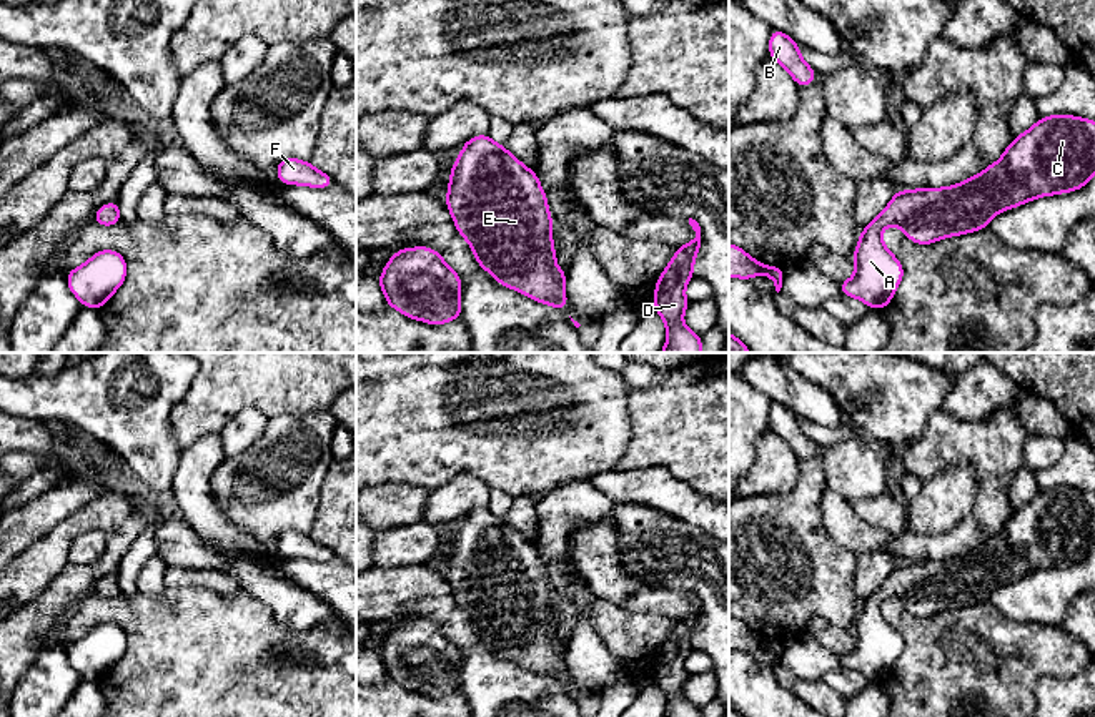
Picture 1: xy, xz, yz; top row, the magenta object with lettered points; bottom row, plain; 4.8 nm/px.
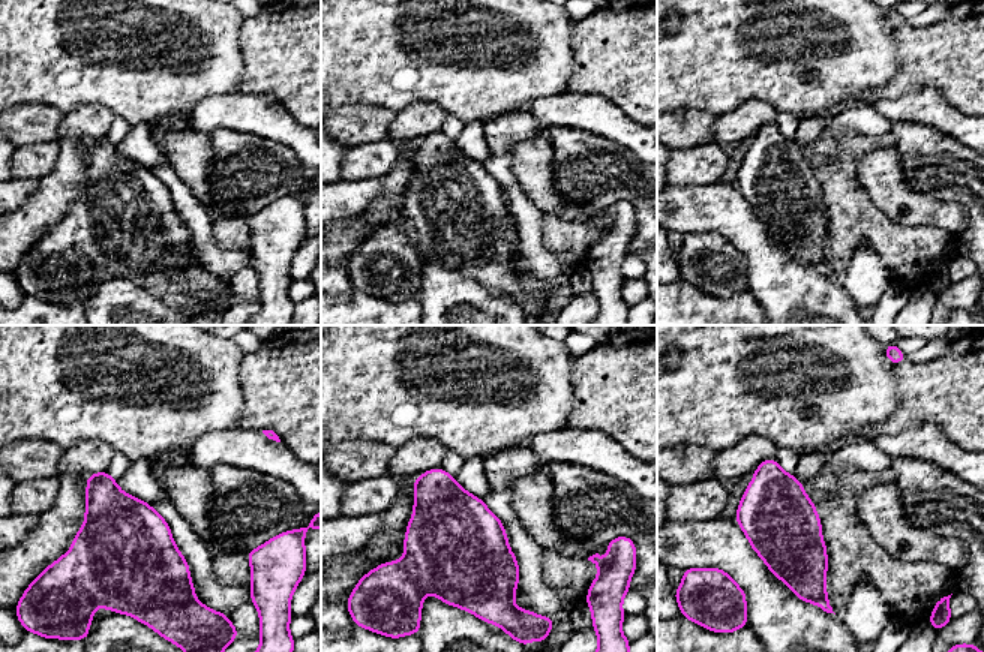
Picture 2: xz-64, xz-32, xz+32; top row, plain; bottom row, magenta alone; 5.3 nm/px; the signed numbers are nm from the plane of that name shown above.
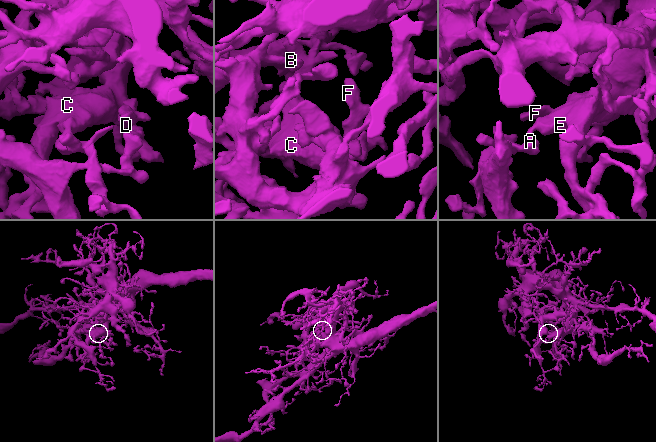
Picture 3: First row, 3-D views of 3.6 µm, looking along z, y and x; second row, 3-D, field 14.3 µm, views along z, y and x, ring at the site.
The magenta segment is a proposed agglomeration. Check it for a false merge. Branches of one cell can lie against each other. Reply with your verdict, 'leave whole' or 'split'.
leave whole

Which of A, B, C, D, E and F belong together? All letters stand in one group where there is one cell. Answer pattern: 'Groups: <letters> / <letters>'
Groups: A B C D E F

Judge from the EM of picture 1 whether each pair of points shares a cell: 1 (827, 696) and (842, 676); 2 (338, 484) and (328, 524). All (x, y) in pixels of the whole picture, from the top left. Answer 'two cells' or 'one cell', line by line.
1: two cells
2: one cell

